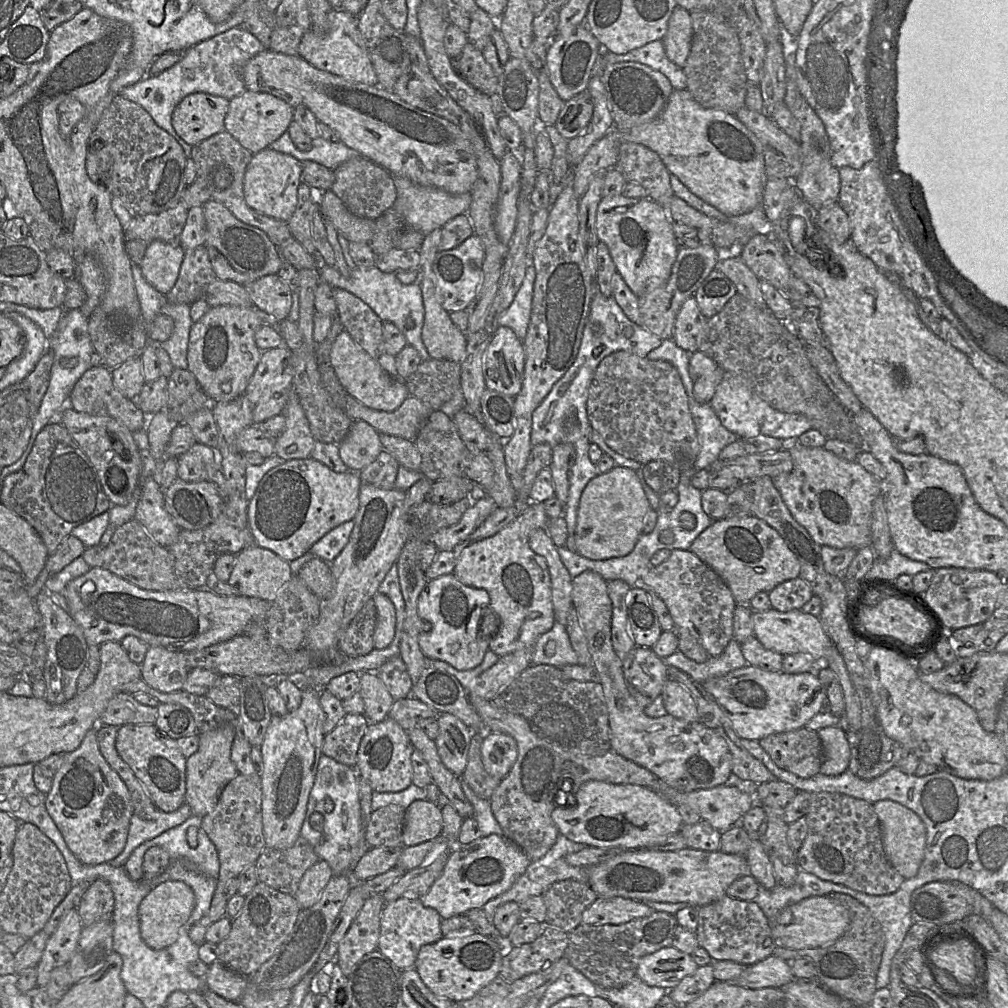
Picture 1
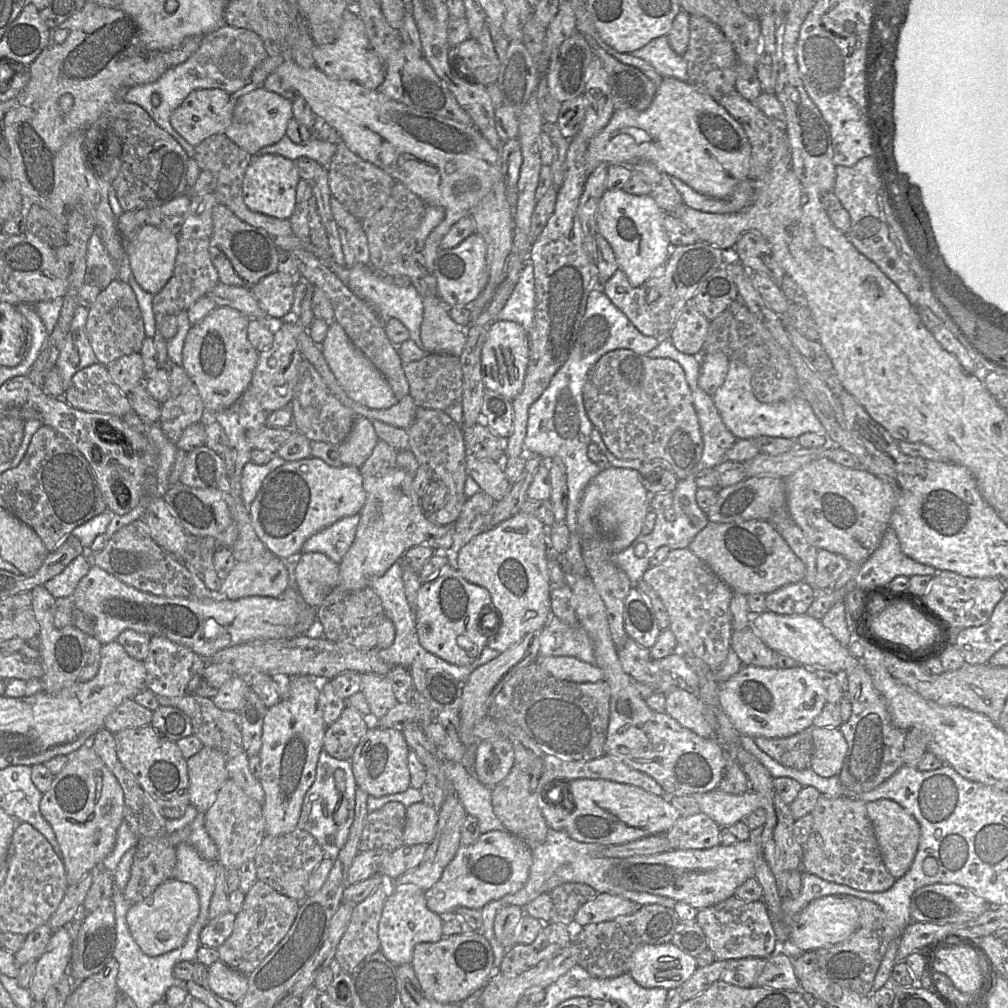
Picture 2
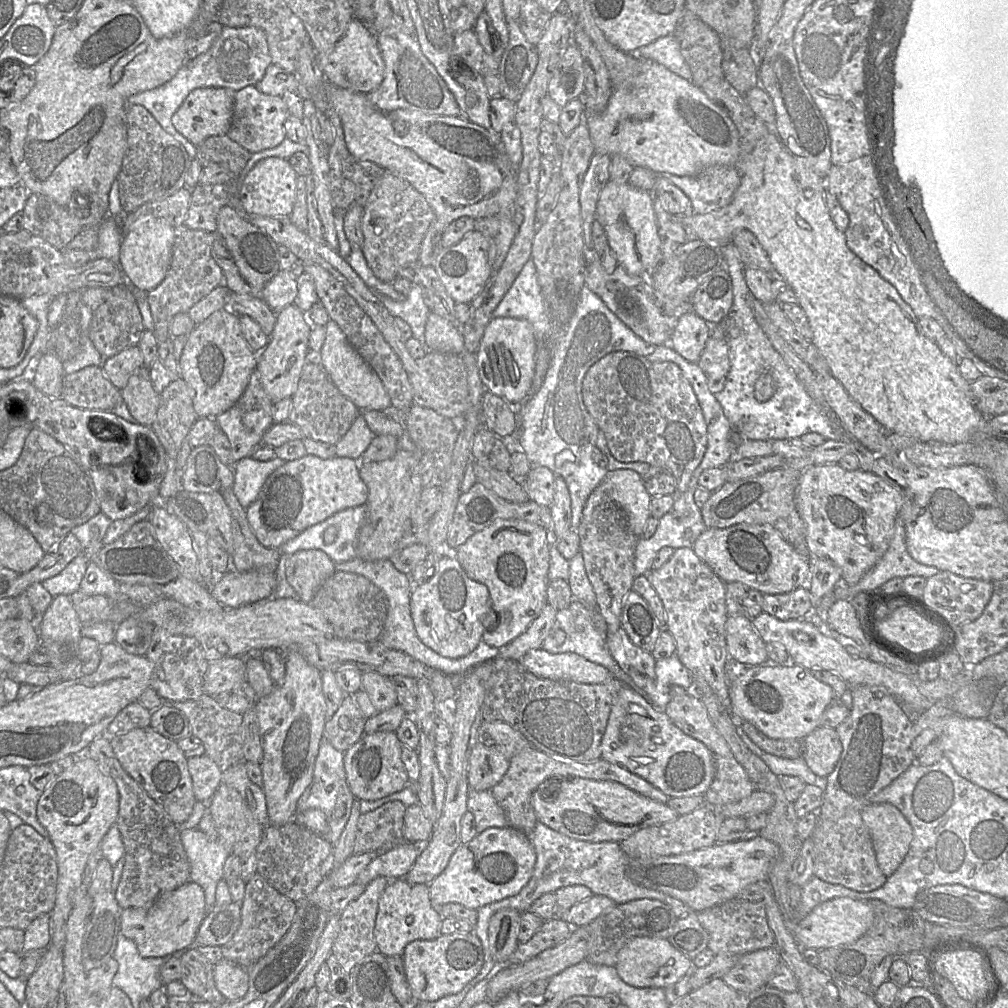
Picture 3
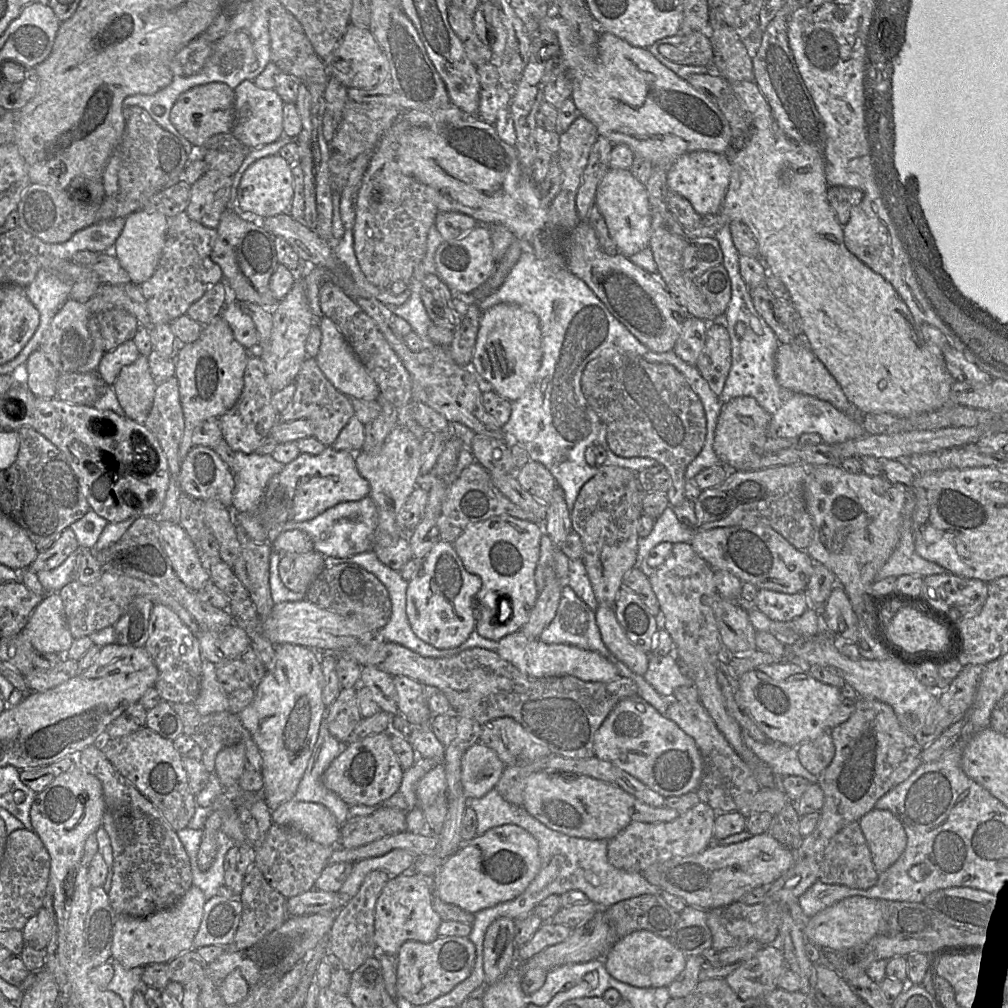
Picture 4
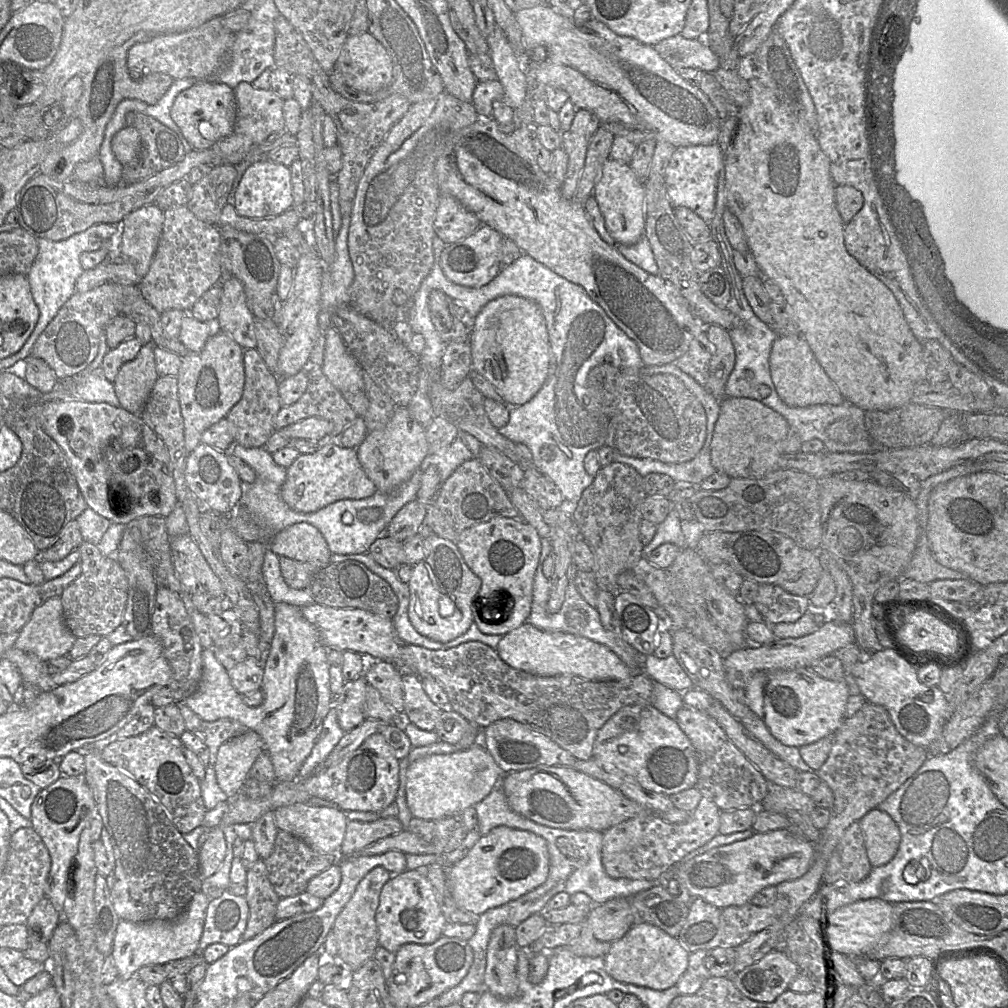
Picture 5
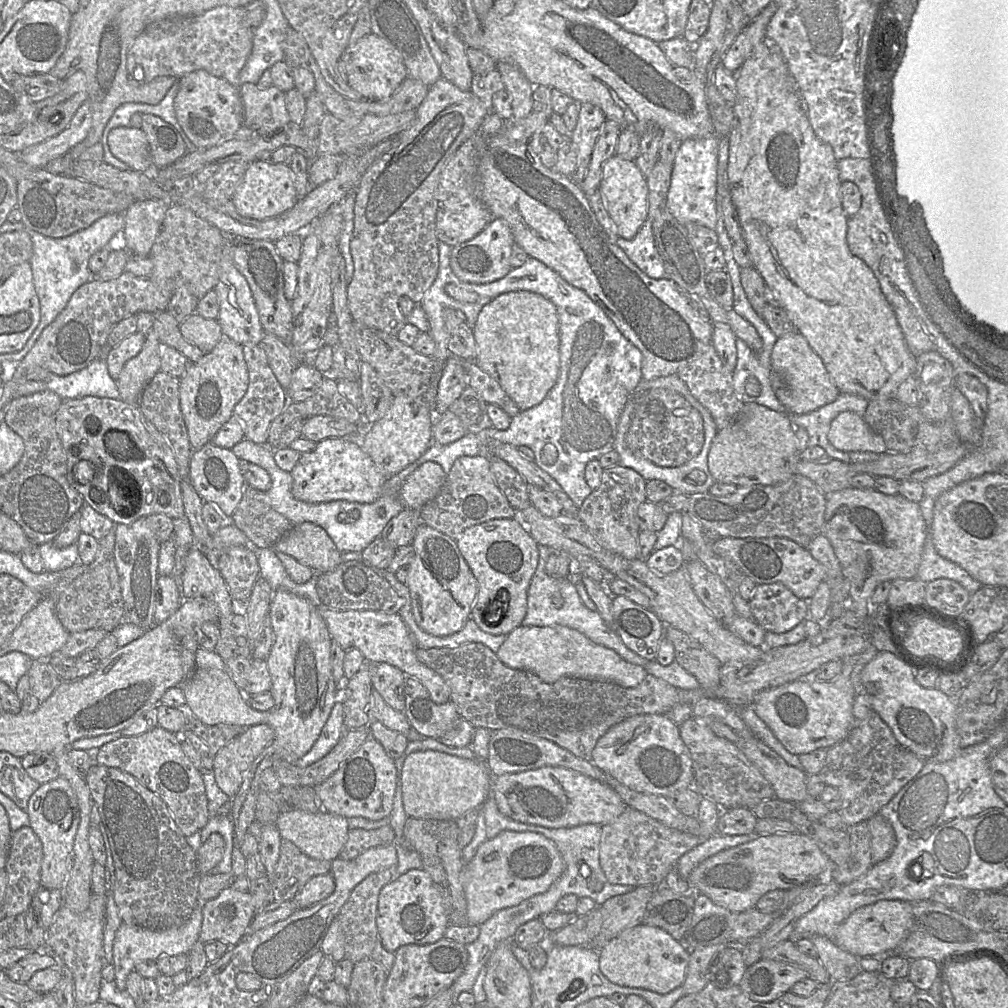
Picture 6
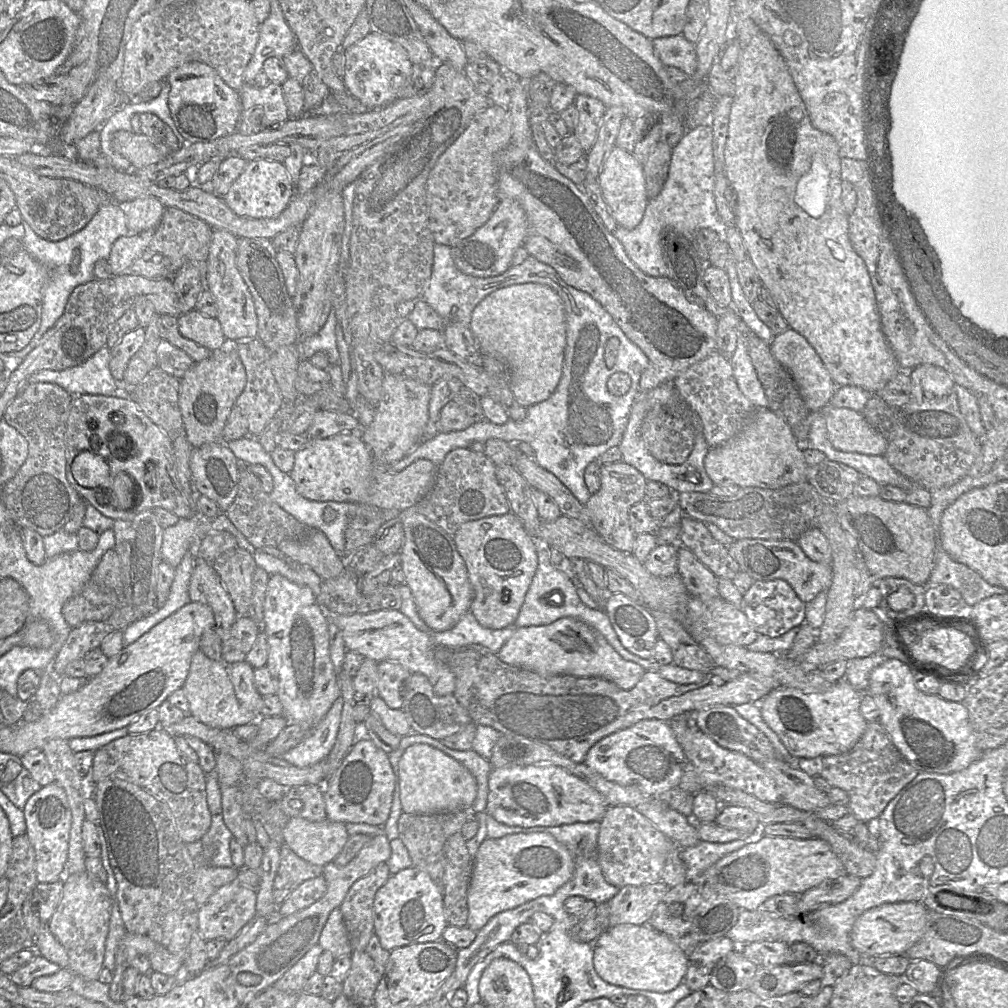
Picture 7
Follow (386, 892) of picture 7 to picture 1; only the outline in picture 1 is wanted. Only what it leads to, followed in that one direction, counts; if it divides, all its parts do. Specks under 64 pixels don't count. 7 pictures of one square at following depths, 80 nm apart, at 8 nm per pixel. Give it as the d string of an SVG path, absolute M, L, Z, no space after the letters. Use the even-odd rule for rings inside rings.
M402 896L387 902L380 913L377 949L400 970L414 968L417 954L423 945L434 943L443 937L438 912L425 907L419 897Z

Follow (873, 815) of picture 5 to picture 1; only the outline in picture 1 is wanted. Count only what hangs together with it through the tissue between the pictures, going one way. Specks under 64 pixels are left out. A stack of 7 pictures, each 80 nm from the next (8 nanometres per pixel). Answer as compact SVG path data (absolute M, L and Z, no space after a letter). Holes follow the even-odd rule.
M892 800L873 803L882 830L883 850L891 865L905 879L917 875L924 858L926 829L921 818L911 809Z

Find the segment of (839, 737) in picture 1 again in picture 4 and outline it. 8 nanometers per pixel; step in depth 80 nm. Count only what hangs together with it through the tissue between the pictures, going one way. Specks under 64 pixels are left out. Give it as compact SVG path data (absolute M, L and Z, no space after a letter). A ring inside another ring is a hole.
M830 730L815 740L801 743L797 747L797 754L802 766L811 774L818 776L829 766L835 755Z

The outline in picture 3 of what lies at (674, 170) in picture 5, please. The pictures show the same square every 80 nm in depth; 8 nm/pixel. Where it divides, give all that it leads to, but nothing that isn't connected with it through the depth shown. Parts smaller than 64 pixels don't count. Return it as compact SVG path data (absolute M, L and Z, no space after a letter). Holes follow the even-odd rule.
M713 165L694 176L660 173L690 199L697 214L706 214L727 206L741 180L736 166Z

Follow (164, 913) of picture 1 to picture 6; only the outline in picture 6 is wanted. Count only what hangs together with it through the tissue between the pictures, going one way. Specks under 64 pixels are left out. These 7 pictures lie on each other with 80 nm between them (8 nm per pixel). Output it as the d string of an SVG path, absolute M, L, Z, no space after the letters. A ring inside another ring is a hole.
M202 903L193 910L189 919L177 928L158 931L122 923L116 932L113 945L114 982L118 990L125 989L127 977L134 971L137 962L146 959L156 960L162 955L187 954L199 940L201 924Z

